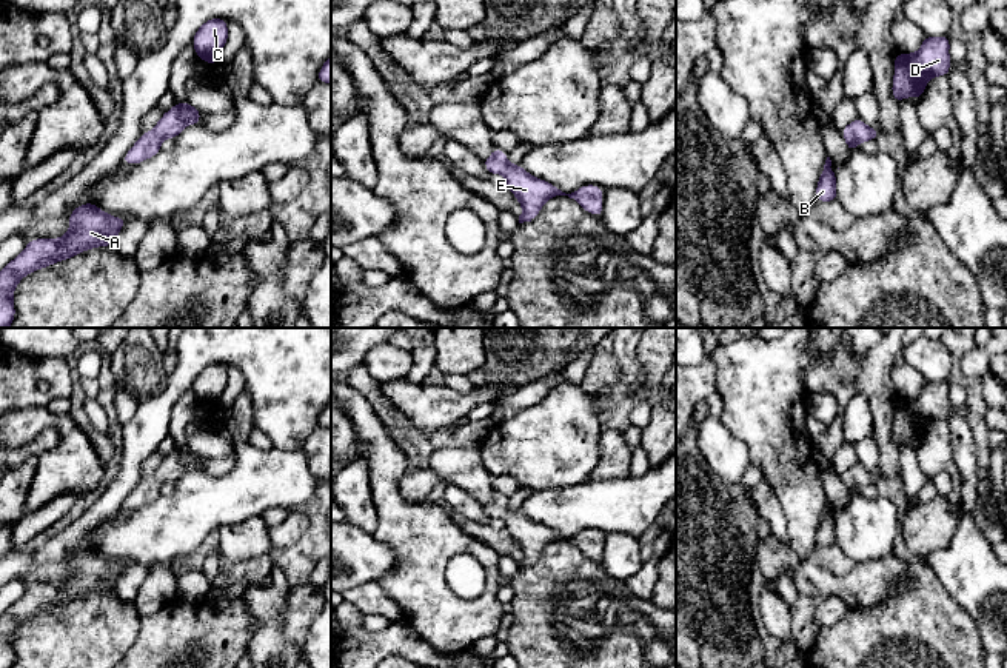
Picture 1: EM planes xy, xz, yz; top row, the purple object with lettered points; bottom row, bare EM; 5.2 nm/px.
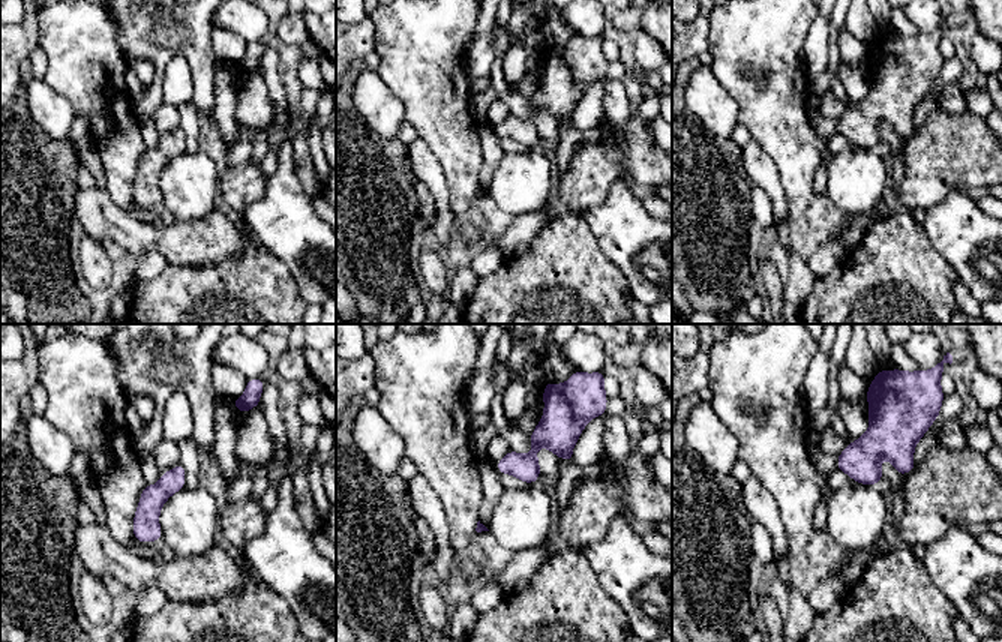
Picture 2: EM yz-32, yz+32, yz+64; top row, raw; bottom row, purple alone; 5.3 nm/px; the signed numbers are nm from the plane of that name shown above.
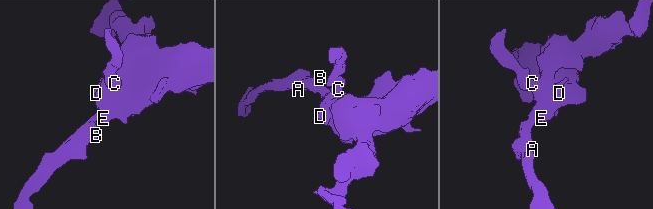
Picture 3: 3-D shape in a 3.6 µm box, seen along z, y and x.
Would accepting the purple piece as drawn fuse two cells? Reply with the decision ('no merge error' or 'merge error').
no merge error

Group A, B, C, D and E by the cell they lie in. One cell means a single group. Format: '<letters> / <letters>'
A B C D E

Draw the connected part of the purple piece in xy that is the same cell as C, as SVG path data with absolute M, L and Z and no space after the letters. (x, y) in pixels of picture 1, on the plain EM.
M211 363L205 366L192 383L192 391L199 403L216 412L219 400L228 385L228 369L223 363Z

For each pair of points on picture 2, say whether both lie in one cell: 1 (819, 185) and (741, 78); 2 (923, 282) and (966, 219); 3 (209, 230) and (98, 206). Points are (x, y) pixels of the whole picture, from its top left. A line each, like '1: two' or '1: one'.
1: two
2: two
3: one

